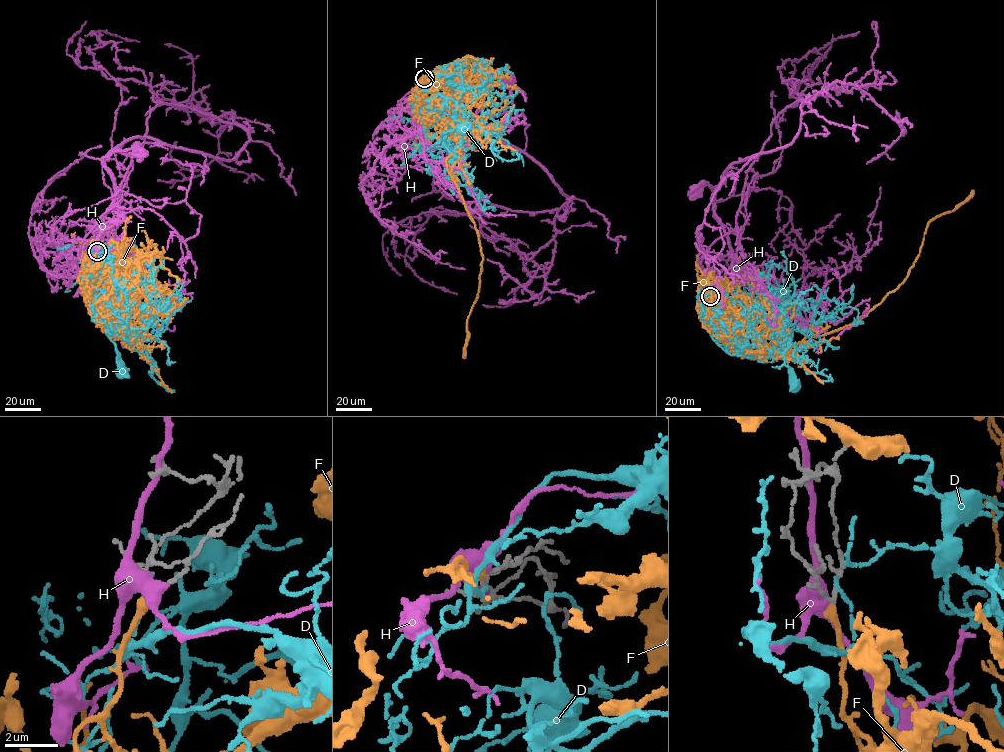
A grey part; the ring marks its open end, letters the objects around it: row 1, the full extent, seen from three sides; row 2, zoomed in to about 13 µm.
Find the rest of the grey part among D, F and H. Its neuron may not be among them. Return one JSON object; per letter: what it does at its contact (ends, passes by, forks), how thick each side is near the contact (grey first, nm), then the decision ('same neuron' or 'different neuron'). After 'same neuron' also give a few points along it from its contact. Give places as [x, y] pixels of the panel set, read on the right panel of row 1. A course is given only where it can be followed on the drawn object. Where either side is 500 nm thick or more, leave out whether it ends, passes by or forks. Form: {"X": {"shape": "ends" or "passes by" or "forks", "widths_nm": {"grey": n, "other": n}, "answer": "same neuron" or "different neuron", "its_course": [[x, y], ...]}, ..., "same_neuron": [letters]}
{"D": {"shape": "ends", "widths_nm": {"grey": 130, "other": 130}, "answer": "different neuron"}, "F": {"shape": "ends", "widths_nm": {"grey": 120, "other": 320}, "answer": "same neuron", "its_course": [[710, 296], [730, 327], [780, 344], [837, 330], [893, 291], [919, 254], [928, 222], [973, 190]]}, "H": {"shape": "forks", "widths_nm": {"grey": 130, "other": 320}, "answer": "different neuron"}, "same_neuron": ["F"]}

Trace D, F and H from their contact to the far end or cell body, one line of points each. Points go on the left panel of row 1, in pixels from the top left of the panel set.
D: (97, 249), (110, 260), (125, 330), (120, 333), (107, 310), (99, 308), (97, 315), (119, 354), (122, 373)
F: (97, 251), (128, 333), (107, 326), (126, 325), (141, 306), (124, 228)
H: (97, 251), (98, 221), (121, 201), (116, 196), (114, 202), (104, 183), (103, 160), (118, 150), (140, 153)

